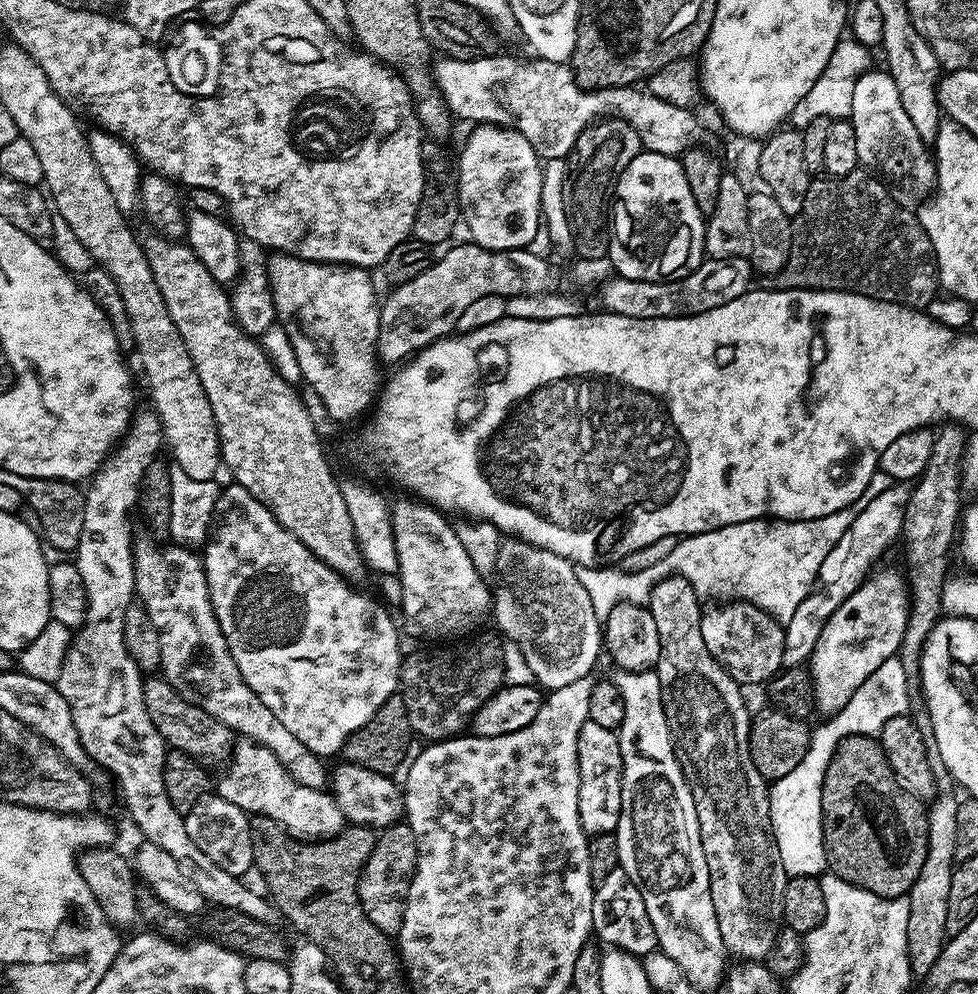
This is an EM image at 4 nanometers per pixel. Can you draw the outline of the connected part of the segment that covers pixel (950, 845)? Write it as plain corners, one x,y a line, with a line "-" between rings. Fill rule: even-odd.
937,795
927,809
928,814
928,849
926,862
922,862
922,874
908,891
910,922
908,923
908,957
912,971
927,974
938,962
938,954
944,949
946,937
946,912
950,910
950,888
952,874
957,867
956,839
958,838
958,810
960,800
957,797

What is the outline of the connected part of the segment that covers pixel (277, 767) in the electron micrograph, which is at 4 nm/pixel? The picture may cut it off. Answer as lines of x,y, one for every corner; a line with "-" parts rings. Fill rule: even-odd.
241,739
233,747
226,767
220,781
217,784
215,781
215,795
226,798
226,802
234,802
234,806
246,813
270,818
297,840
327,840
346,827
336,799
327,791
299,784
266,746

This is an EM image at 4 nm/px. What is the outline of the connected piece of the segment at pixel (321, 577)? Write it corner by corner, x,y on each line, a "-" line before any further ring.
225,487
222,496
236,507
236,513
220,529
215,529
202,552
216,621
246,686
262,698
270,714
279,718
282,726
289,728
290,734
317,756
329,758
335,752
337,755
350,734
366,726
382,702
397,691
402,663
397,621
392,621
389,609
375,595
359,592
298,542
258,498
242,487
231,487

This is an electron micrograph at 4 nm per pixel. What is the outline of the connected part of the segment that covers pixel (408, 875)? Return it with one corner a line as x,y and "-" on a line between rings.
407,822
391,824
377,835
374,850
370,850
370,858
366,858
356,887
366,918
370,918
370,922
374,922
374,926
378,926
378,930
382,930
389,938
395,937
400,931
406,894
410,890
410,882
415,873
414,830
410,830

